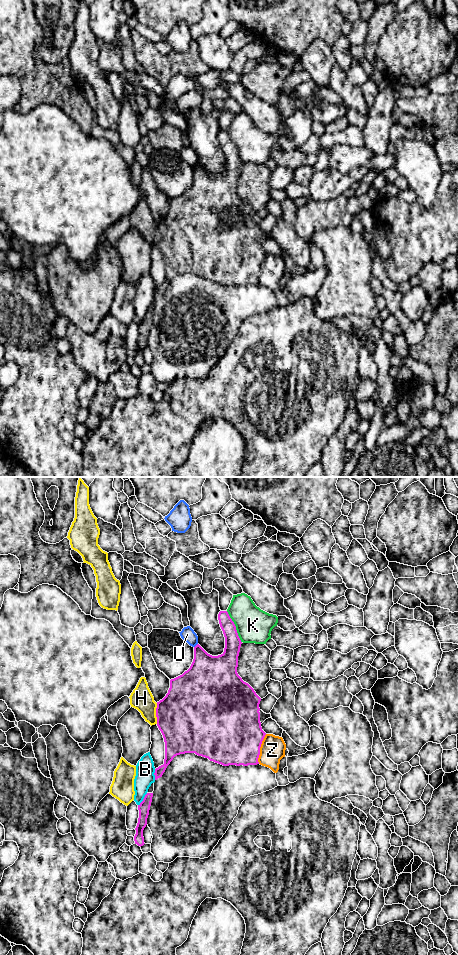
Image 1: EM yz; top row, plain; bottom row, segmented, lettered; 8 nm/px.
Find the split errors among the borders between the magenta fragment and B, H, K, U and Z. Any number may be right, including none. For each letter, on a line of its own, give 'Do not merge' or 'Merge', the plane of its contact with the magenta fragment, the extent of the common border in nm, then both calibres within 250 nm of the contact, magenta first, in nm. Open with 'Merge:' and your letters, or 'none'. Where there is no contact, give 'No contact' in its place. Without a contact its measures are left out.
Merge: none
B: Do not merge. Touches magenta in yz. Shared border 130 nm. Thickness 90 nm (magenta) against 150 nm
H: Do not merge. Touches magenta in yz. Shared border 170 nm. Thickness 480 nm (magenta) against 180 nm
K: Do not merge. Touches magenta in yz. Shared border 280 nm. Thickness 130 nm (magenta) against 280 nm
U: Do not merge. Touches magenta in yz. Shared border 50 nm. Thickness 300 nm (magenta) against 110 nm
Z: Do not merge. Touches magenta in yz. Shared border 240 nm. Thickness 480 nm (magenta) against 200 nm

